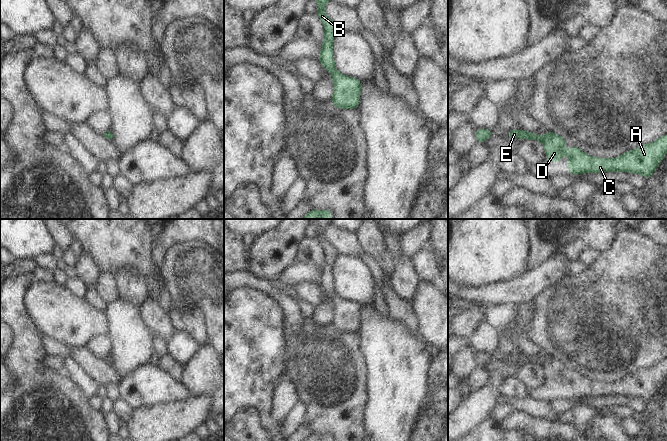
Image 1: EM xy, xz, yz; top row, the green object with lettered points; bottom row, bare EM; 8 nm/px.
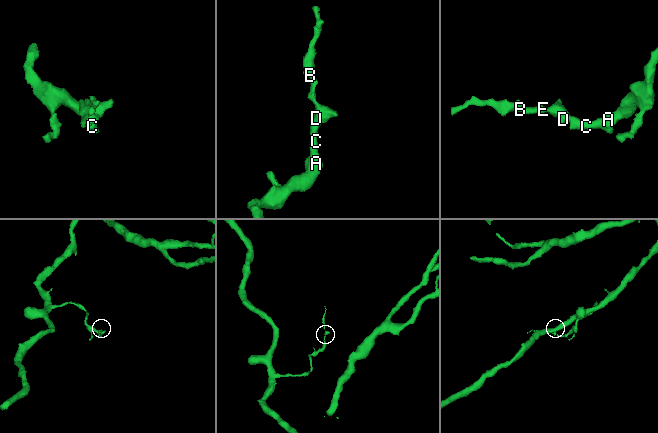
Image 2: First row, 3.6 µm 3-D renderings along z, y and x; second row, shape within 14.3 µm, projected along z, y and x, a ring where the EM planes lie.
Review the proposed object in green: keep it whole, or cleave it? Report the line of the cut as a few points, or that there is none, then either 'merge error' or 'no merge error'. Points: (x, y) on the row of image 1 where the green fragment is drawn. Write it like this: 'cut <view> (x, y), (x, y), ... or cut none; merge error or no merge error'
cut none; no merge error

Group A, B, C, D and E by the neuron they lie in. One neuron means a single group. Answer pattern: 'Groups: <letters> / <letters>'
Groups: A B C D E.

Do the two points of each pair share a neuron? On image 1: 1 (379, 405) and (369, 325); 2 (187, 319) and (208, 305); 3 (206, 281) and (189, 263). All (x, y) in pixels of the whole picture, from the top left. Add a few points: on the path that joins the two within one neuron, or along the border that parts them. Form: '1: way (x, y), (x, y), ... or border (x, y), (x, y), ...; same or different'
1: way (379, 385), (379, 345); same
2: border (176, 305), (182, 310), (198, 310), (208, 332); different
3: way (202, 277), (192, 267); same

